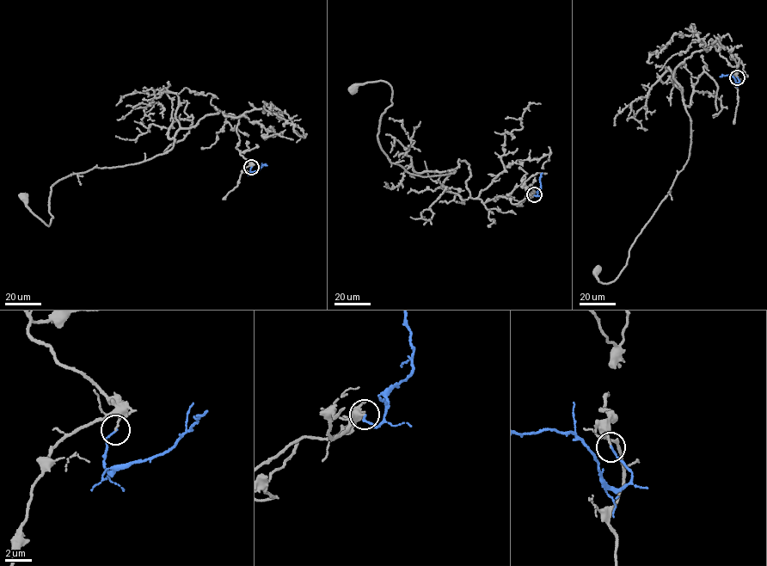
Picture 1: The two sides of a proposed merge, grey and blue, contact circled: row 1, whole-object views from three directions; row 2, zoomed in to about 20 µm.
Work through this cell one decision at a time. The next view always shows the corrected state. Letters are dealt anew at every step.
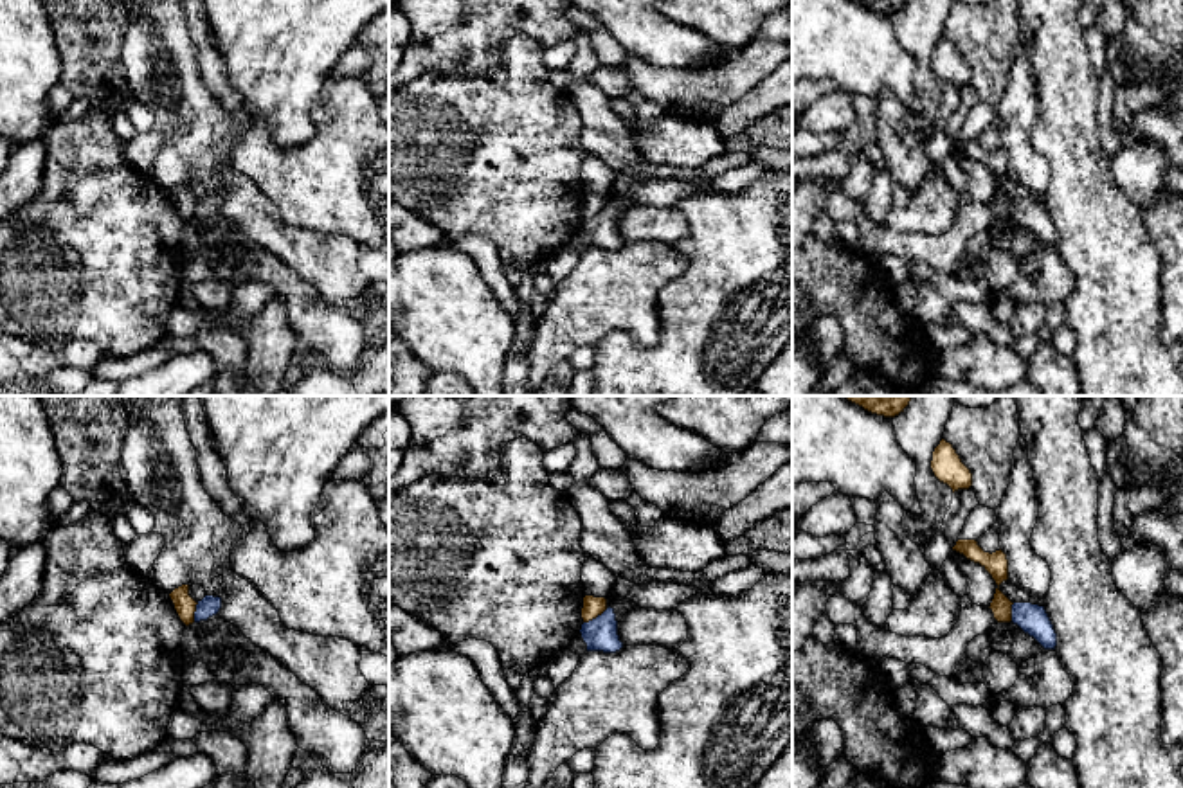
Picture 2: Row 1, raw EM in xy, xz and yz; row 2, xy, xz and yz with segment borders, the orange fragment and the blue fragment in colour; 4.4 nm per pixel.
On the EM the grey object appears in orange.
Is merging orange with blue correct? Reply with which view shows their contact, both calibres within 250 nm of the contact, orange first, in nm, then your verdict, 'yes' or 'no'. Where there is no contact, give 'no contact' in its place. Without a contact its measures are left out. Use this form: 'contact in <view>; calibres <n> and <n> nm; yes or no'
contact in xz; calibres 90 and 150 nm; no

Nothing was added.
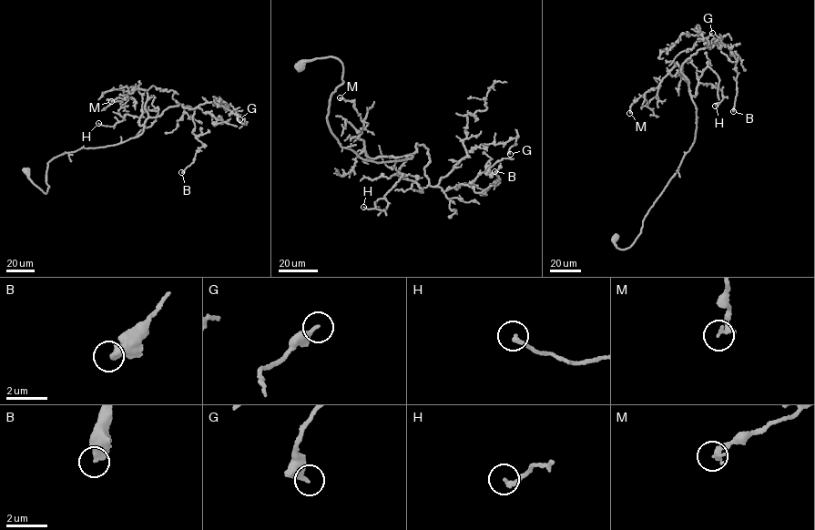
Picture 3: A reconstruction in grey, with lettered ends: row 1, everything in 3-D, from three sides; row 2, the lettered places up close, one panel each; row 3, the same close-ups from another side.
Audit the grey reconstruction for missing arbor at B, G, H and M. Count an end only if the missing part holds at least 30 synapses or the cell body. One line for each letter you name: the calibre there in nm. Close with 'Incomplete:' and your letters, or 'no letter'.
Incomplete: no letter

